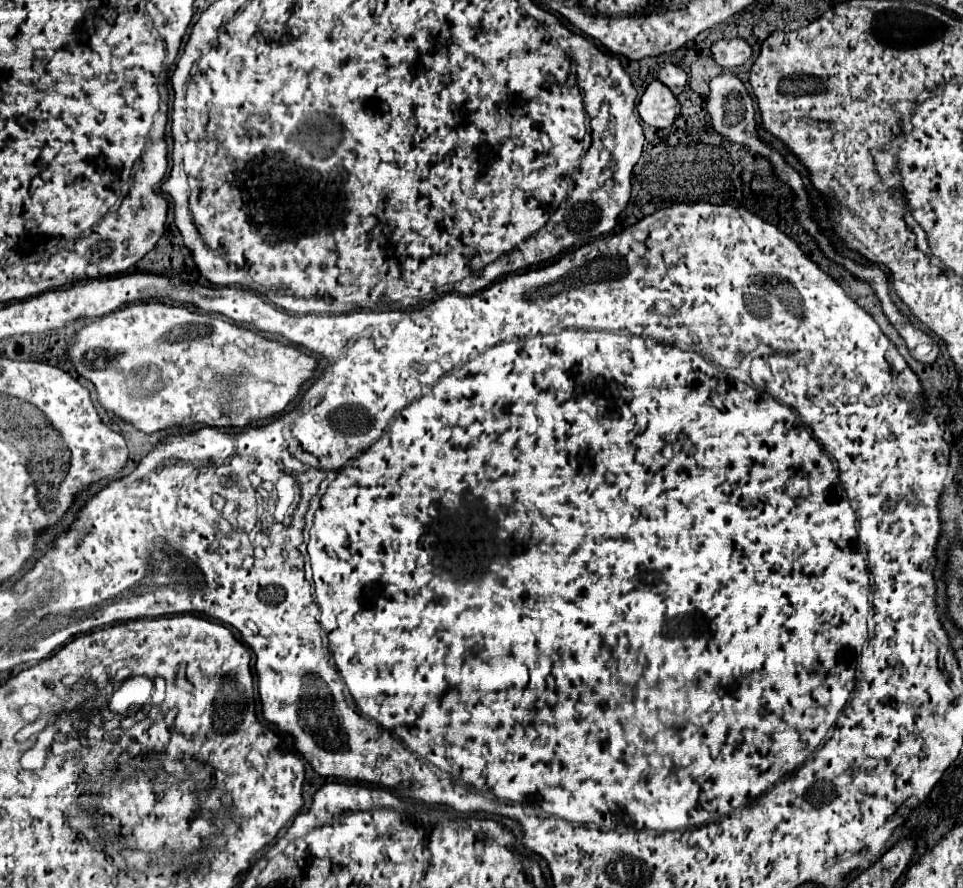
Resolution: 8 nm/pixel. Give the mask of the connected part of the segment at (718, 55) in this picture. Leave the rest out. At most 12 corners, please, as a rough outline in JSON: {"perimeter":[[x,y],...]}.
{"perimeter":[[741,37],[719,39],[711,55],[721,67],[743,65],[751,45]]}

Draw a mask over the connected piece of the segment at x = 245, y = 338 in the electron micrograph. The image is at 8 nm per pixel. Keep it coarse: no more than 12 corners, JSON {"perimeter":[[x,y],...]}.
{"perimeter":[[129,305],[69,347],[143,433],[255,425],[315,359],[225,317]]}

